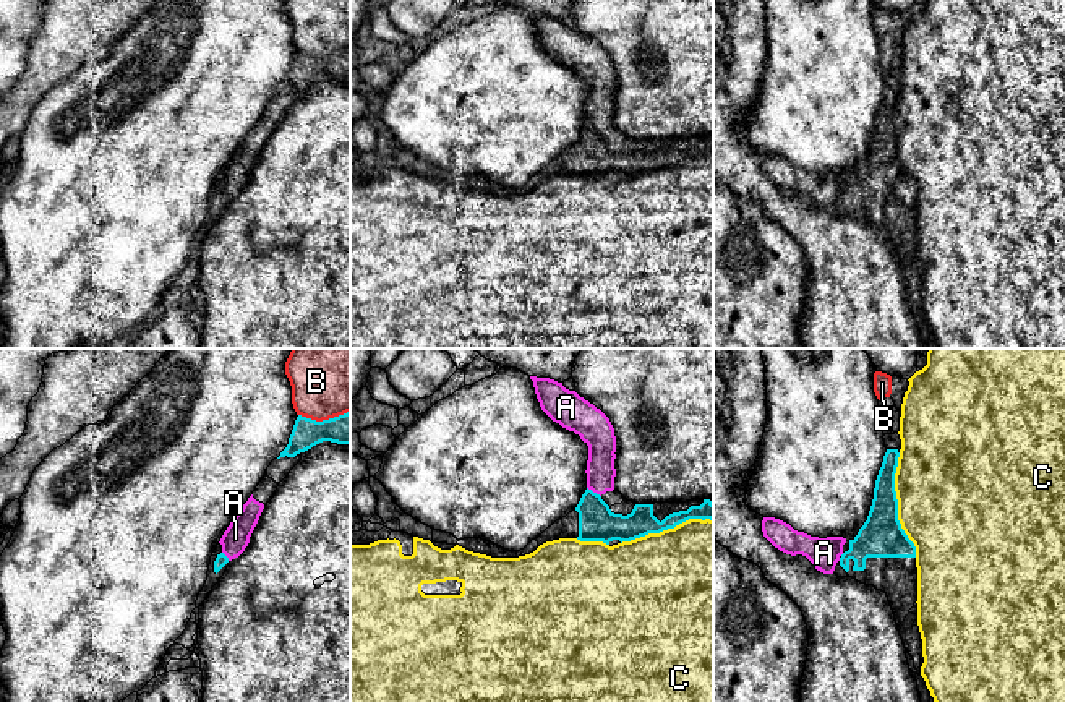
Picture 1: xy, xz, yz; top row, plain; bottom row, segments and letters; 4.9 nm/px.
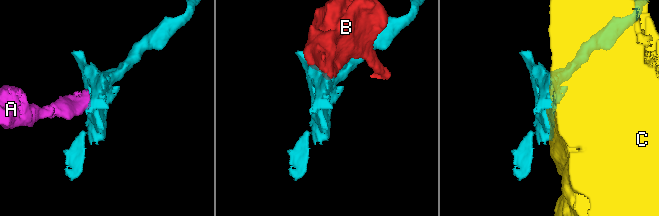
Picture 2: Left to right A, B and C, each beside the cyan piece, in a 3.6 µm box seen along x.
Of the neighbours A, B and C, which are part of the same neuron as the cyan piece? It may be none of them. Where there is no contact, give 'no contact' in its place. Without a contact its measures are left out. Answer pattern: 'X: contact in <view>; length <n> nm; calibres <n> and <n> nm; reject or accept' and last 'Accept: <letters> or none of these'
A: contact in xz; length 90 nm; calibres 180 and 140 nm; accept
B: contact in xy; length 260 nm; calibres 160 and 420 nm; reject
C: contact in yz; length 550 nm; calibres 200 and 500 nm; reject
Accept: A

